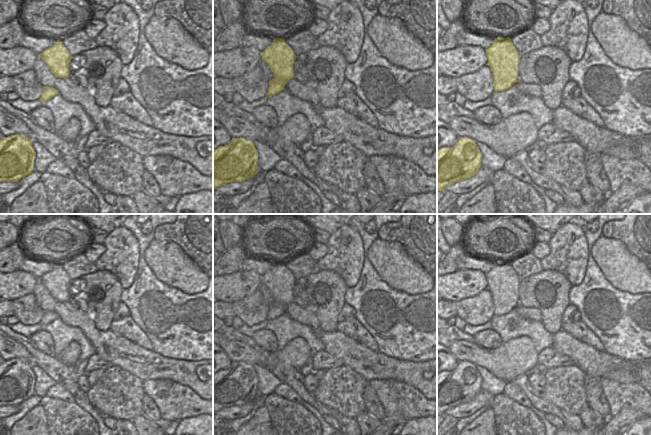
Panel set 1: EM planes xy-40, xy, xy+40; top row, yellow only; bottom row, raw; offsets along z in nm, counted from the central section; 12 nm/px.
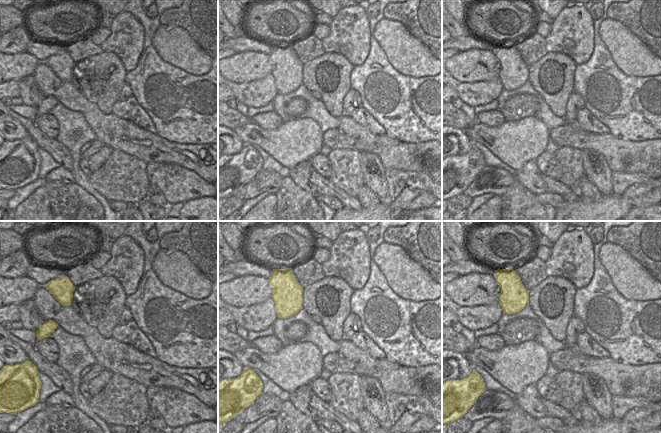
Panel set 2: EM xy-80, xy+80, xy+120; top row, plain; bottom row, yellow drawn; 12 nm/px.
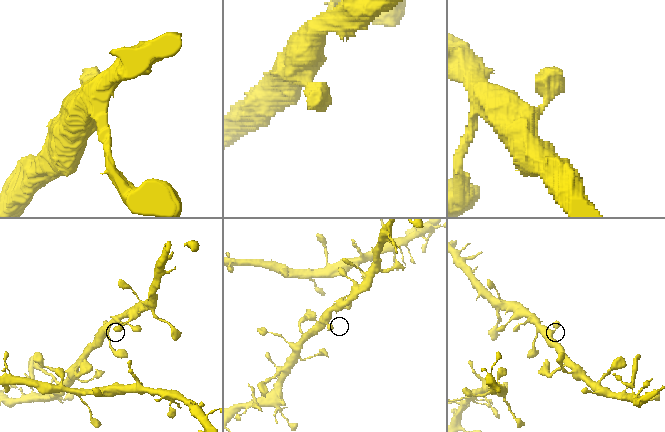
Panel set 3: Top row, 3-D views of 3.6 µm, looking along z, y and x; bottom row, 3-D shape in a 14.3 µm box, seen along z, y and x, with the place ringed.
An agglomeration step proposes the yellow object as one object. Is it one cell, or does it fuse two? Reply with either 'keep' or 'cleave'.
keep

